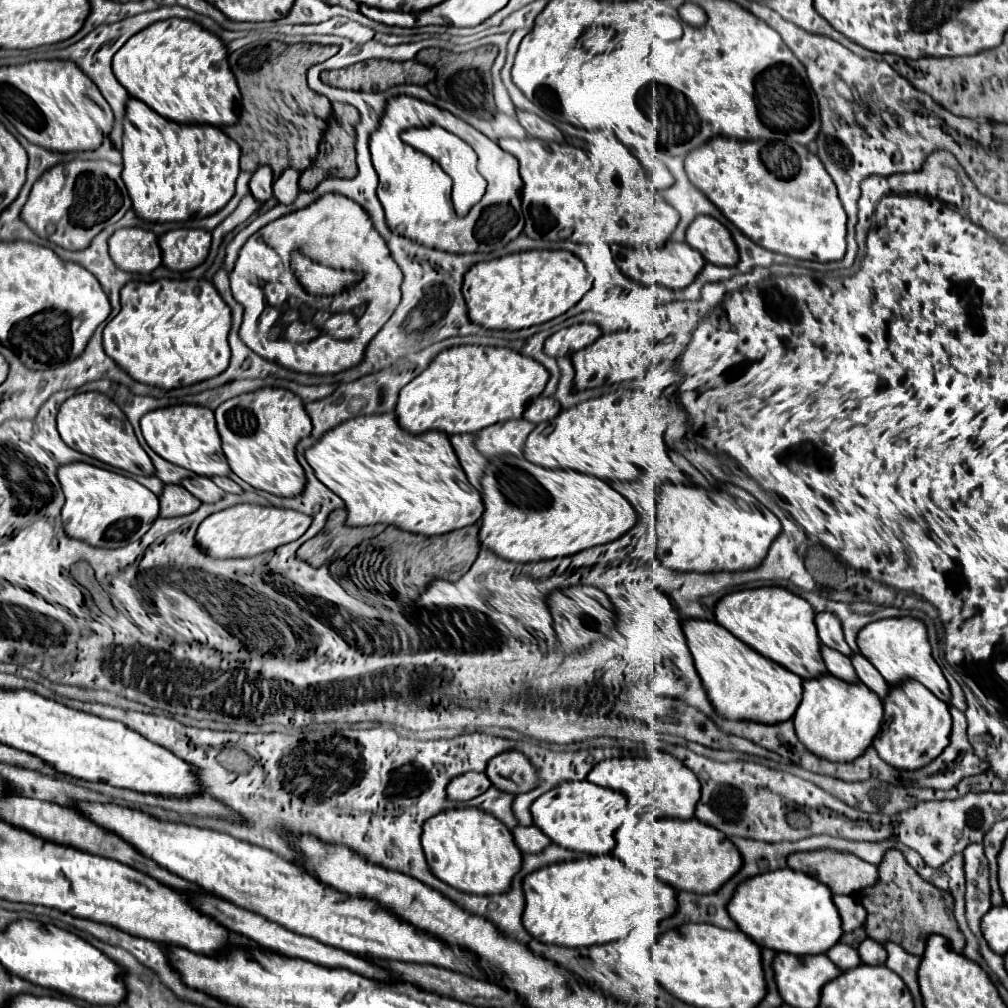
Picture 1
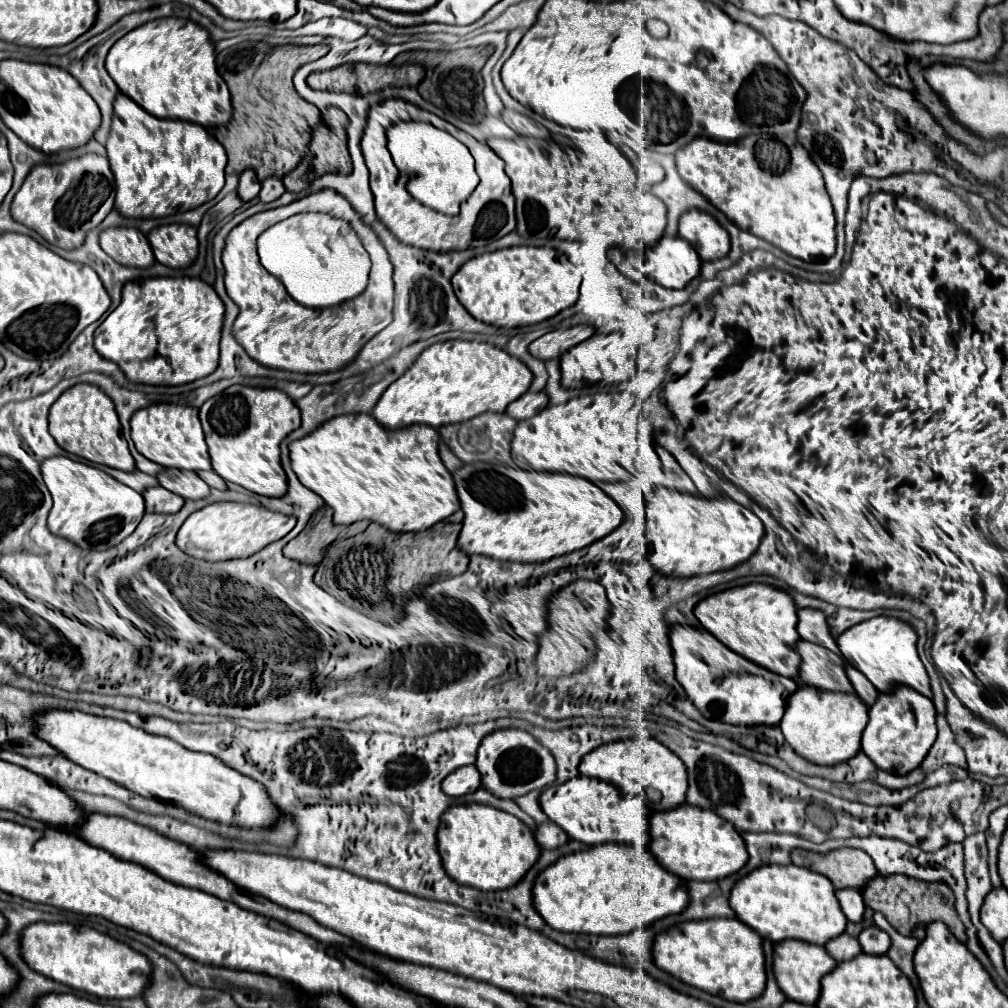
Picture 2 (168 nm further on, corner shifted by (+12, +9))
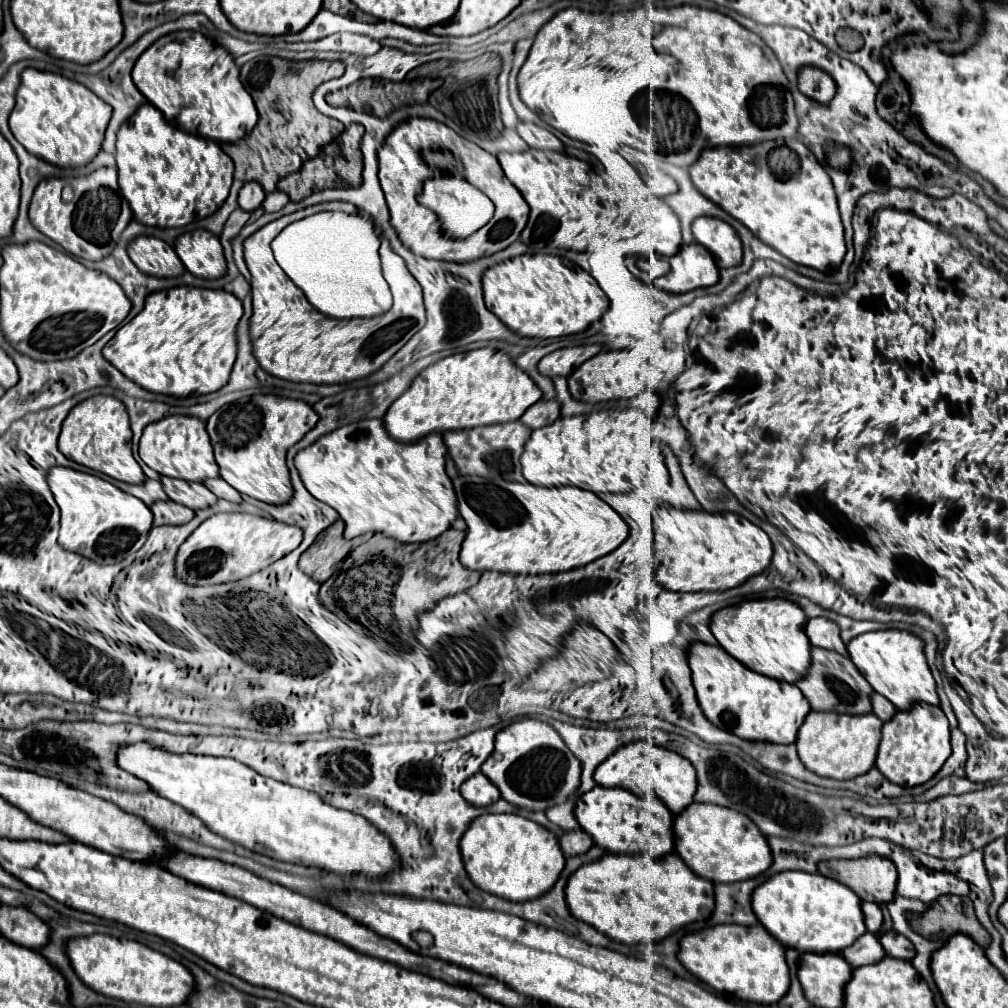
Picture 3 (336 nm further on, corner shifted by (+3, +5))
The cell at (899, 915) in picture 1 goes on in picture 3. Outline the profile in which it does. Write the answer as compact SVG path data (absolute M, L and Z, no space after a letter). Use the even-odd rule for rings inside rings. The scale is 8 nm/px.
M941 895L933 903L929 903L923 915L909 913L907 921L919 935L937 939L941 943L945 943L955 933L969 935L981 947L987 947L991 941L989 933L985 929L981 931L981 923L975 917L973 903L969 897Z

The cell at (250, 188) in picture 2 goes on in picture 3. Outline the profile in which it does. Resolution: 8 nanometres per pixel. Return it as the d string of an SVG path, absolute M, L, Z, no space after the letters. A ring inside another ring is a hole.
M255 181L245 183L243 189L239 191L239 207L245 211L255 211L257 207L261 207L263 201L265 201L265 189Z

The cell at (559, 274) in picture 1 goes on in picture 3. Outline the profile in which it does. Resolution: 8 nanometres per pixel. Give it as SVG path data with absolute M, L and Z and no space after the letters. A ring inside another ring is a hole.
M521 255L489 267L481 277L483 299L501 323L523 337L561 337L579 333L607 309L607 297L595 279L569 259L555 255Z

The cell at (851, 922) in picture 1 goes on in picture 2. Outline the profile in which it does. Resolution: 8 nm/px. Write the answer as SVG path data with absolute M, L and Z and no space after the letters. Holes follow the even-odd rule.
M842 889L838 891L838 901L840 901L840 907L844 911L844 915L848 917L848 921L852 923L860 923L862 921L862 915L864 915L864 901L862 901L862 895L858 889Z

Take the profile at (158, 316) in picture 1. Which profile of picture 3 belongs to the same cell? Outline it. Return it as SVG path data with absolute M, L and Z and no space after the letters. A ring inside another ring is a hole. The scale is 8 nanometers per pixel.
M173 287L153 291L145 299L145 307L129 323L117 329L115 337L103 347L103 357L113 363L125 377L135 381L147 391L187 397L203 395L221 389L229 381L229 373L237 353L235 327L243 315L241 301L223 289L197 289L197 287Z

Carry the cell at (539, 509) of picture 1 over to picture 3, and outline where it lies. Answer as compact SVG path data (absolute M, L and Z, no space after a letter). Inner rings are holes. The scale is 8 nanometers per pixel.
M459 475L453 479L459 501L459 513L467 523L467 535L461 547L461 563L475 571L501 573L557 573L587 565L627 539L627 523L623 517L599 499L593 491L579 487L537 487L533 483L517 483L507 479L483 479L475 475Z

